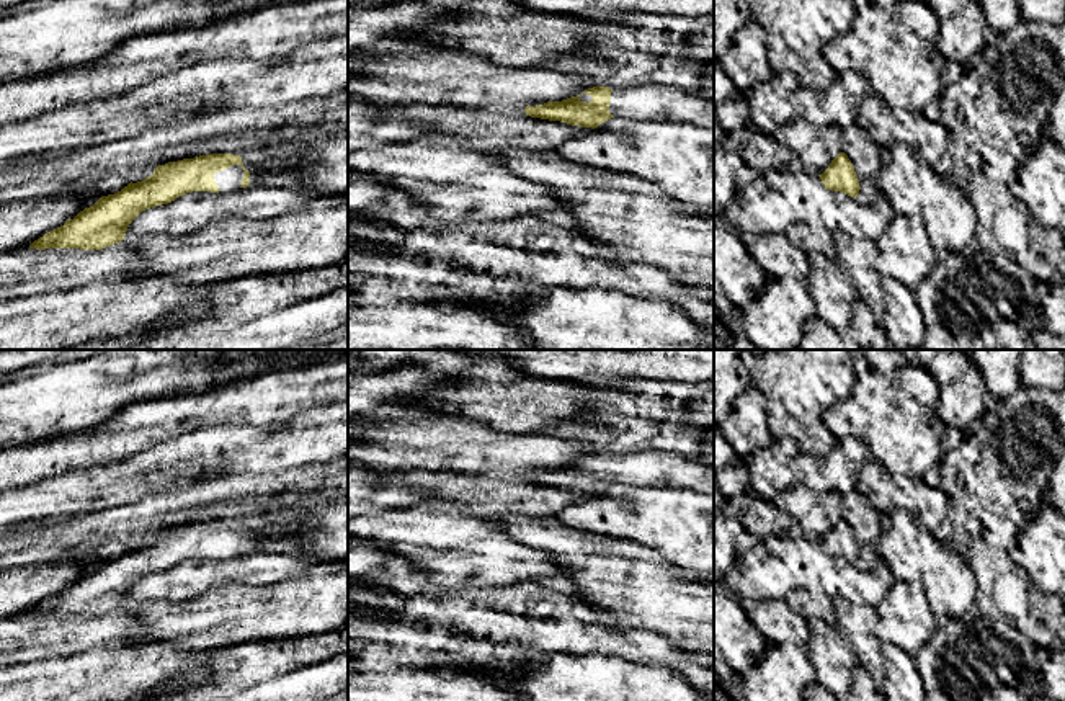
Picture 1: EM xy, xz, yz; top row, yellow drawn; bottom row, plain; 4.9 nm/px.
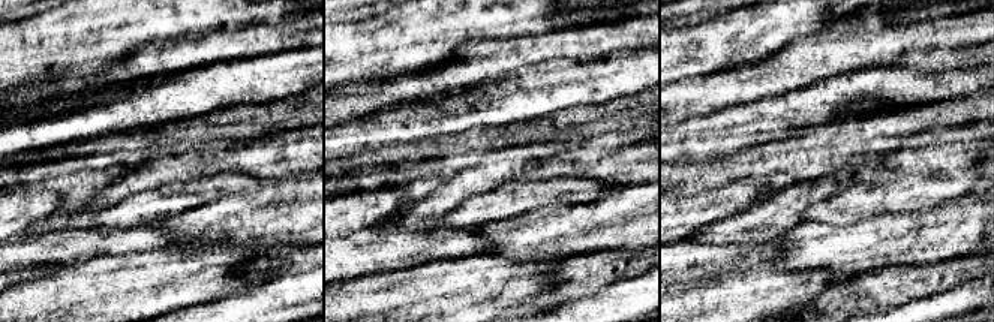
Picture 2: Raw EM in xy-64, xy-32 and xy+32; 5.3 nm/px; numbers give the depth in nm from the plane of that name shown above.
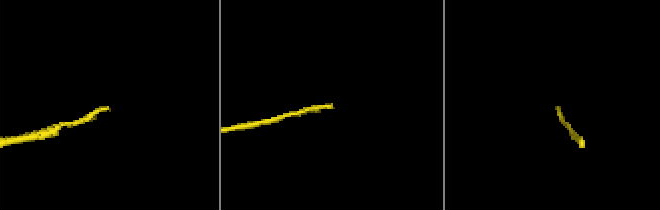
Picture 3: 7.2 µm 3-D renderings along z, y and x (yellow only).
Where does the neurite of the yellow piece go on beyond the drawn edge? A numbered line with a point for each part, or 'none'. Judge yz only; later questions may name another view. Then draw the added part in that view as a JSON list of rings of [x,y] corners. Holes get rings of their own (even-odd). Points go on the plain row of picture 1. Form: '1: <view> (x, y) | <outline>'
none

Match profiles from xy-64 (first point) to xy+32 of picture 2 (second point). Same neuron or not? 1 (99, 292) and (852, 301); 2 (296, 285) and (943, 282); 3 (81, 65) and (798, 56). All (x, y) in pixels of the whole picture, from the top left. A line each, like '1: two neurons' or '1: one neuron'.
1: two neurons
2: two neurons
3: two neurons

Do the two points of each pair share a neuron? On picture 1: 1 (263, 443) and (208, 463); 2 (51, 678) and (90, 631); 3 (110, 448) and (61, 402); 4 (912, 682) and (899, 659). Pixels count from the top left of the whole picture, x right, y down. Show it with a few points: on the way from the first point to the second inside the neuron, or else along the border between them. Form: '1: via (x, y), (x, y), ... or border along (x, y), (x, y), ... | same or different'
1: via (250, 450), (227, 450), (221, 456) | same
2: border along (108, 646), (36, 659), (33, 662) | different
3: border along (121, 409), (92, 428), (51, 438) | different
4: via (907, 677), (900, 664) | same

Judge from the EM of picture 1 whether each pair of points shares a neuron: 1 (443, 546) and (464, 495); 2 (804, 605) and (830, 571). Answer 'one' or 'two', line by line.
1: two
2: two

